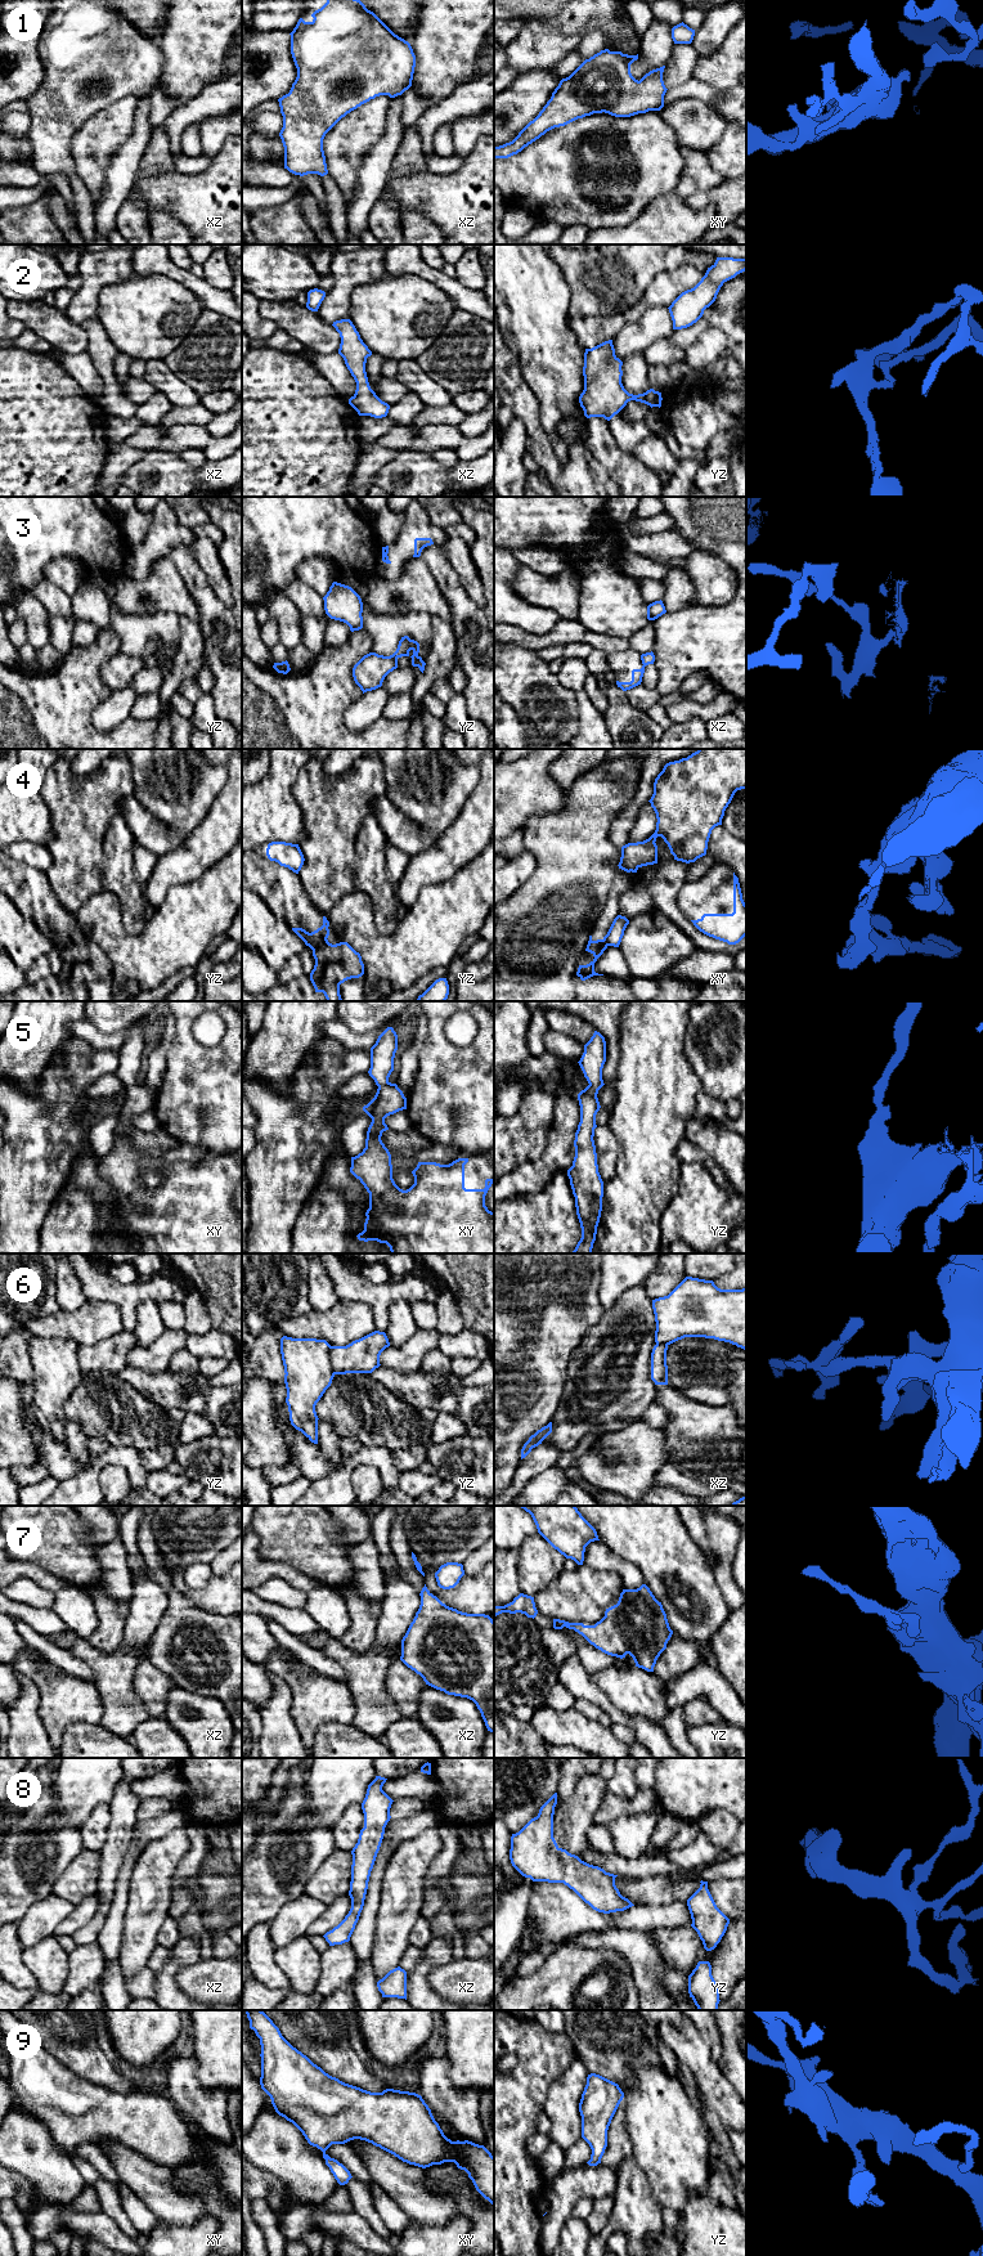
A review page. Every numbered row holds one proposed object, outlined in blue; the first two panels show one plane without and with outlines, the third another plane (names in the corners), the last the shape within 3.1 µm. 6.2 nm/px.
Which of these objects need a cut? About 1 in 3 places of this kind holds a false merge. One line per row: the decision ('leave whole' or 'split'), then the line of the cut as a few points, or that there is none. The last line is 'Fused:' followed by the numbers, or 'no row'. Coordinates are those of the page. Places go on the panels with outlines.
1: leave whole; cut none
2: leave whole; cut none
3: split; cut yz (412, 640), (409, 649)
4: split; cut yz (309, 933), (306, 945)
5: leave whole; cut none
6: split; cut yz (331, 1346), (331, 1367), (335, 1373)
7: leave whole; cut none
8: leave whole; cut none
9: leave whole; cut none
Fused: 3, 4, 6

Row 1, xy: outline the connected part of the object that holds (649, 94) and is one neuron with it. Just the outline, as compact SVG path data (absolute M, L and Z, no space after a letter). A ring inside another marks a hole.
M601 50L562 79L551 99L510 143L494 147L494 158L508 158L547 131L593 113L630 117L664 107L665 66L646 73L639 81L630 73L637 55Z

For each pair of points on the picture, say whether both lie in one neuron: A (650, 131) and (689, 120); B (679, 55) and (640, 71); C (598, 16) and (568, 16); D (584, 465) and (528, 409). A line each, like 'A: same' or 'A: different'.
A: different
B: different
C: same
D: same

